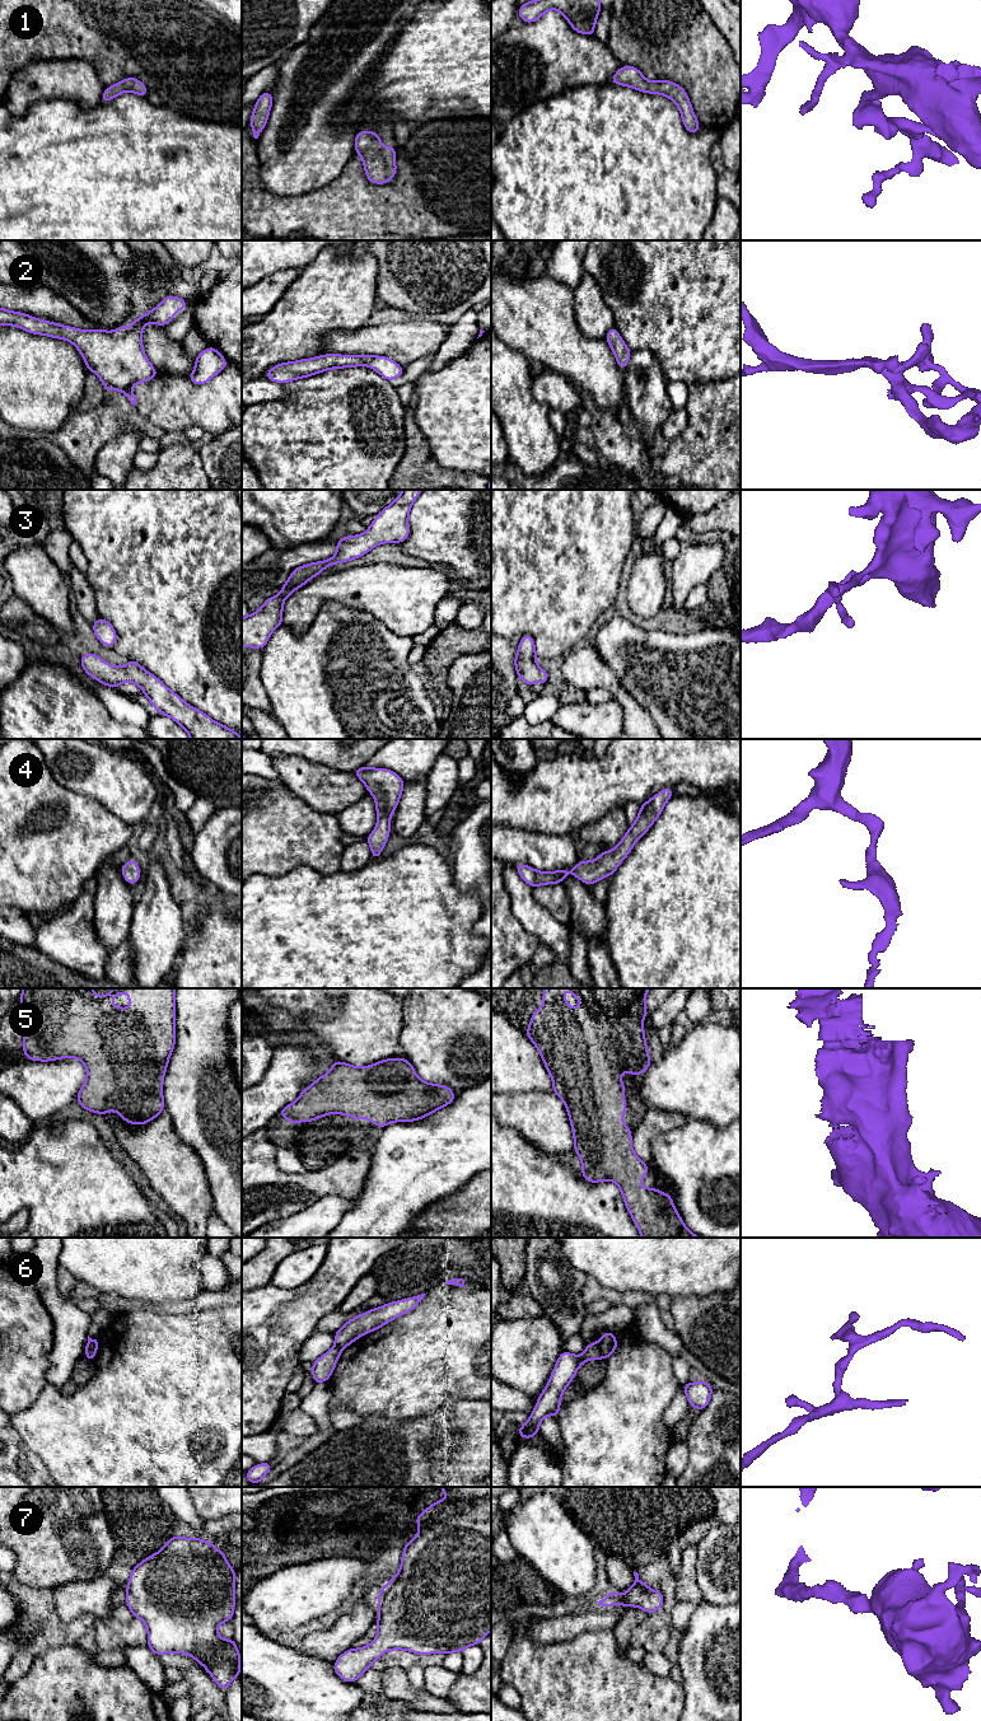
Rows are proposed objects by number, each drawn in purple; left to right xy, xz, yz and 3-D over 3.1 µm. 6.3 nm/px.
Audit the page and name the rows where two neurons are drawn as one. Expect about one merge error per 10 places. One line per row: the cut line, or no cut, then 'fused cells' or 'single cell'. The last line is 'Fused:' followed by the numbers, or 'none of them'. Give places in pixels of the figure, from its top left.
1: no cut; single cell
2: no cut; single cell
3: no cut; single cell
4: no cut; single cell
5: no cut; single cell
6: cut in yz along (599, 1341), (602, 1357); fused cells
7: no cut; single cell
Fused: 6

